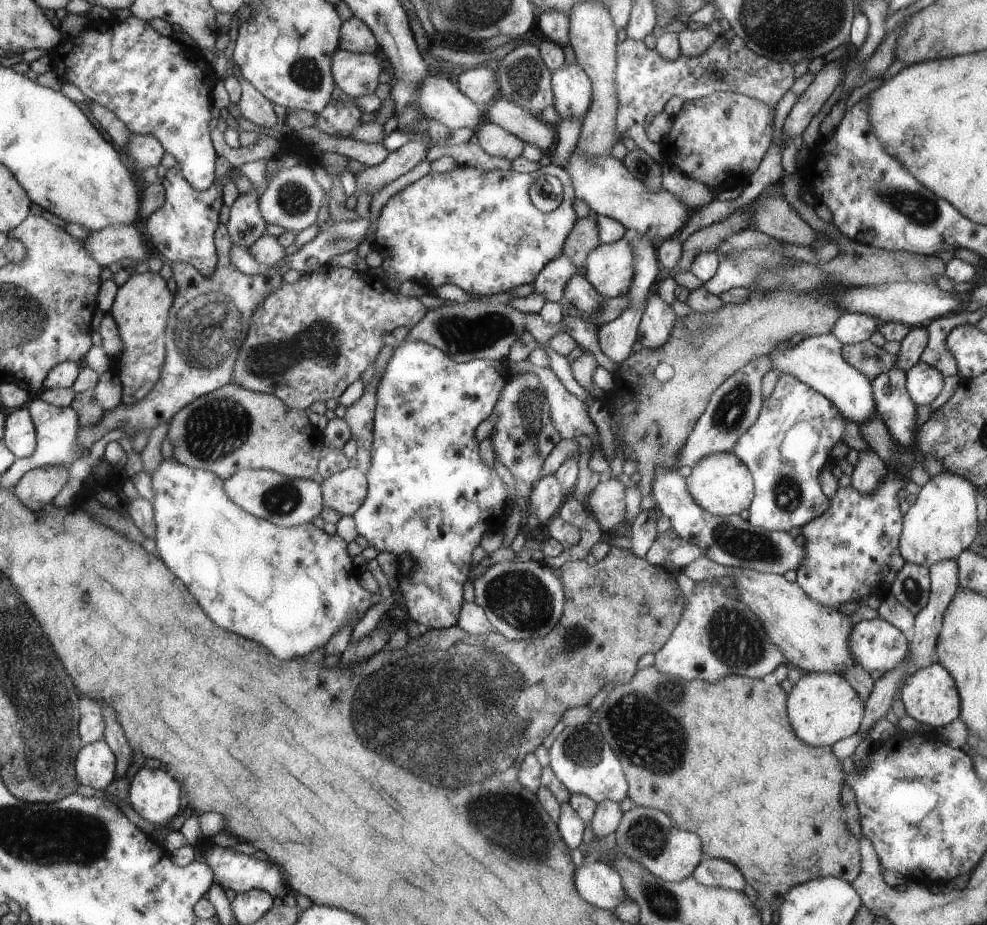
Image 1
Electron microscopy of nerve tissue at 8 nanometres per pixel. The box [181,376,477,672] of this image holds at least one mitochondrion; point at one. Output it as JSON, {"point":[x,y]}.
{"point":[282,498]}

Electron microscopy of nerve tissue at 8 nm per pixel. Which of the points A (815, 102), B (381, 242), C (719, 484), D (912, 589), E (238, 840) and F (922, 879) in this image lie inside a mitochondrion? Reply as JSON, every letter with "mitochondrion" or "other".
{"A":"other","B":"other","C":"other","D":"mitochondrion","E":"other","F":"other"}

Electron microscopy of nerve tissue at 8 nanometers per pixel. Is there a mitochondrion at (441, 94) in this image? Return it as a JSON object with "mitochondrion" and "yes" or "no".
{"mitochondrion":"no"}

